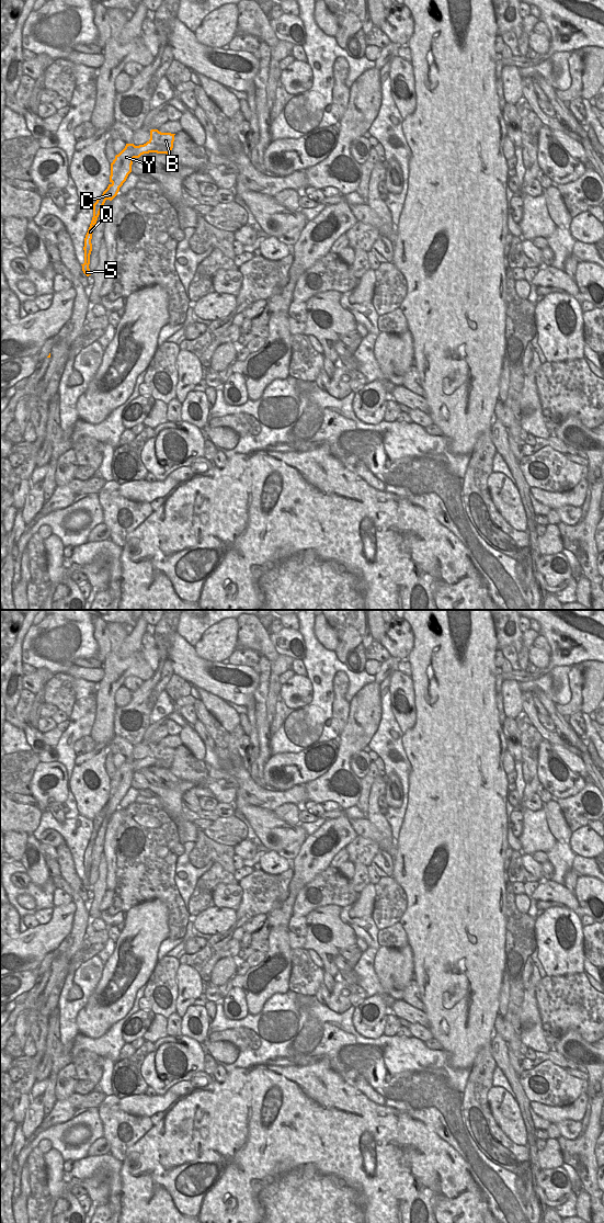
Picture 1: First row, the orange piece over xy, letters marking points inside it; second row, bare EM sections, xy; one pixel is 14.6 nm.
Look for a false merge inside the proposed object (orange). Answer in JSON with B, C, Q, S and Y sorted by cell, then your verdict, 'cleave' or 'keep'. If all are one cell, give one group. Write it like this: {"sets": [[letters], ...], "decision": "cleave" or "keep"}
{"sets": [["B"], ["C", "Q", "S", "Y"]], "decision": "cleave"}

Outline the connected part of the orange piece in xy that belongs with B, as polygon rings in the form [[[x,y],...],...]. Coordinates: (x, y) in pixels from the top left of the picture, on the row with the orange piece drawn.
[[[151,129],[150,139],[144,145],[134,146],[134,149],[137,150],[137,155],[149,152],[169,155],[173,148],[174,135],[175,134]]]

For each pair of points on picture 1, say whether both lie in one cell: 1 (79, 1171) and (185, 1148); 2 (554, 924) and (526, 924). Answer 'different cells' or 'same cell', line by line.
1: different cells
2: different cells

